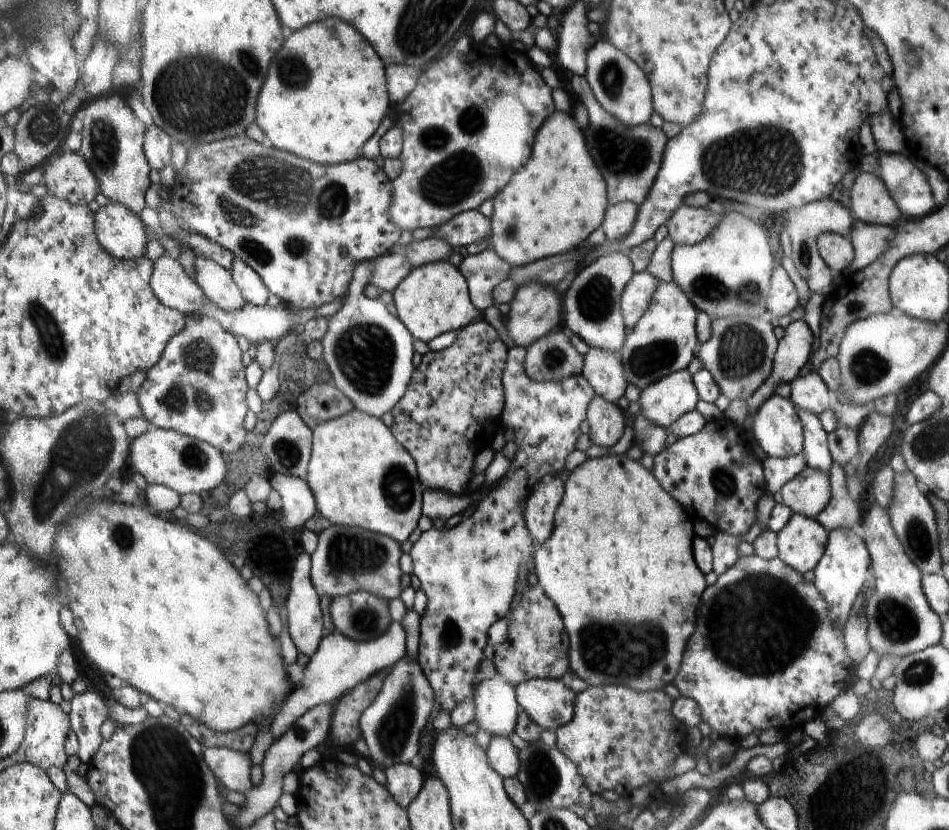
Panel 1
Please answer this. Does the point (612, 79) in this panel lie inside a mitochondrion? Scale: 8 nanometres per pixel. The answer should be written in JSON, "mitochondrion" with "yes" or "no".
{"mitochondrion":"yes"}

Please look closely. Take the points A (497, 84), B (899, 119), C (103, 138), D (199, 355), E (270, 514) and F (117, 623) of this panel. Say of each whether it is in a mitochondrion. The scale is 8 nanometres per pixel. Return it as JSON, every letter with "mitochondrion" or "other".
{"A":"other","B":"other","C":"mitochondrion","D":"mitochondrion","E":"other","F":"other"}

